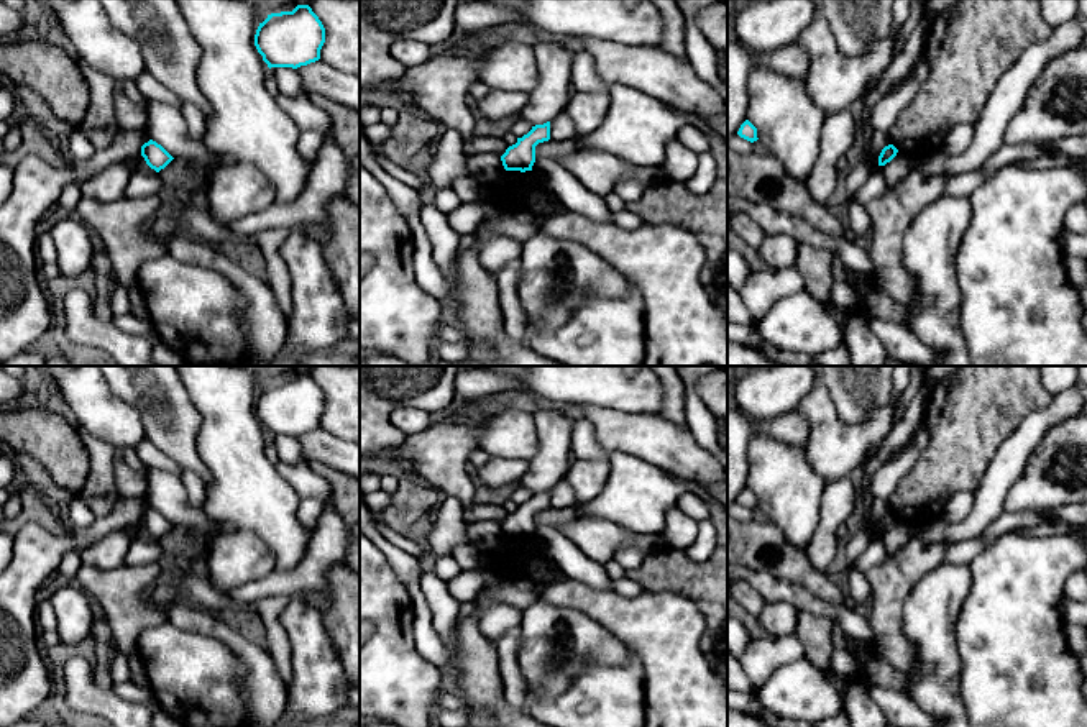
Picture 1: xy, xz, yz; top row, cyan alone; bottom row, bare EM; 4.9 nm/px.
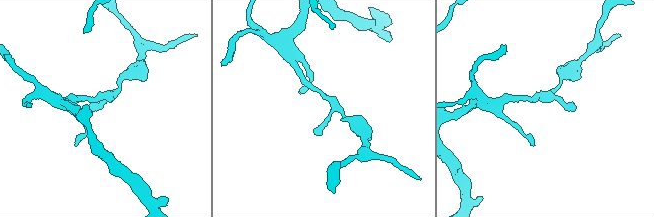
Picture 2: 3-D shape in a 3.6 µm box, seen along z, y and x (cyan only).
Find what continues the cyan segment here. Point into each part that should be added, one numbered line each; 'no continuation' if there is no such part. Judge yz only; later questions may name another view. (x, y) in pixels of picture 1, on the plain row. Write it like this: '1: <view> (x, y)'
no continuation

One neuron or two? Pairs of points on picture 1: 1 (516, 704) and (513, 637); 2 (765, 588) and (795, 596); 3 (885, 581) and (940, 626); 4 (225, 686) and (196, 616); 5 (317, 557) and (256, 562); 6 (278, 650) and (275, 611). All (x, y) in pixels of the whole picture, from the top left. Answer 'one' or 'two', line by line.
1: one
2: one
3: two
4: two
5: two
6: one

